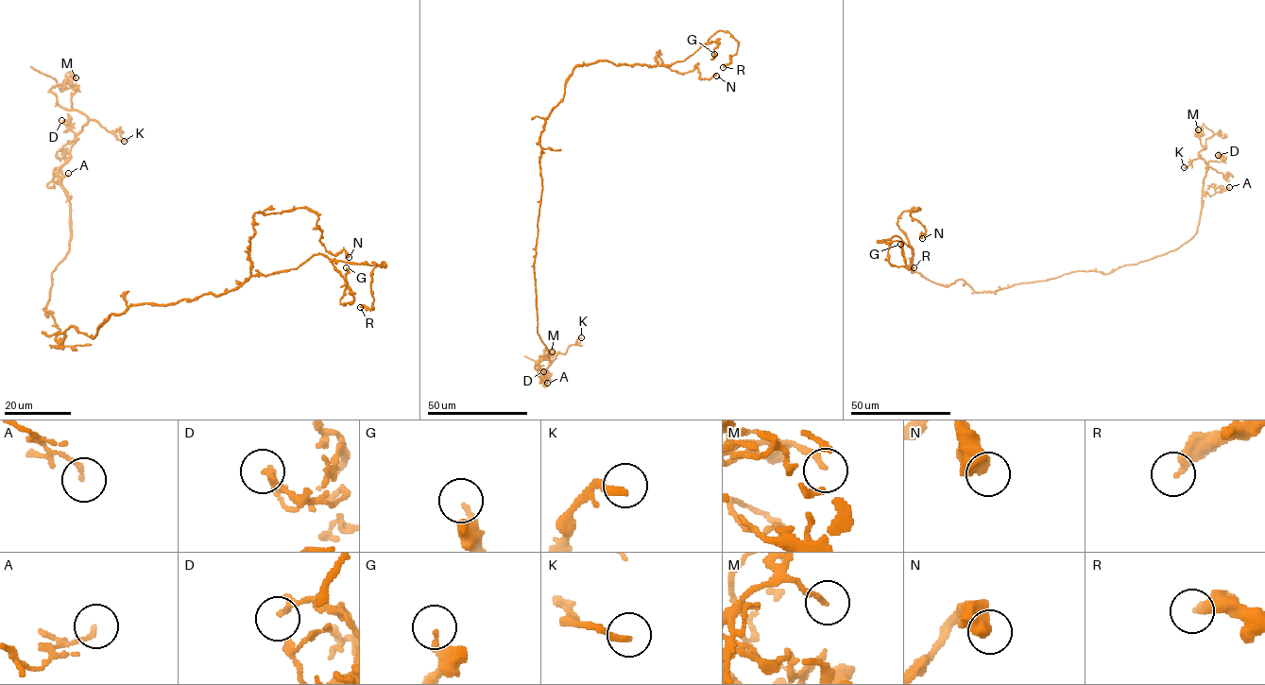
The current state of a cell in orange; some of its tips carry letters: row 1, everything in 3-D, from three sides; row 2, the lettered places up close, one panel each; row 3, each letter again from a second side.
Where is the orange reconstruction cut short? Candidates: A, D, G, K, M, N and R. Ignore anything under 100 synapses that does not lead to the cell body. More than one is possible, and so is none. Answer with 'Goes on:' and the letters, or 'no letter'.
Goes on: no letter

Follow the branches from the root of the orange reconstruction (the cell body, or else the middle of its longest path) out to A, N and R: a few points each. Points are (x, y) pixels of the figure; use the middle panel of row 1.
A: (539, 161), (541, 191), (534, 275), (538, 333), (548, 355), (544, 355), (535, 368), (547, 383)
N: (539, 161), (544, 120), (577, 65), (655, 66), (659, 50), (673, 70), (697, 64), (699, 78), (716, 76)
R: (539, 161), (544, 120), (576, 66), (601, 60), (668, 66), (722, 30), (738, 43), (723, 67)

